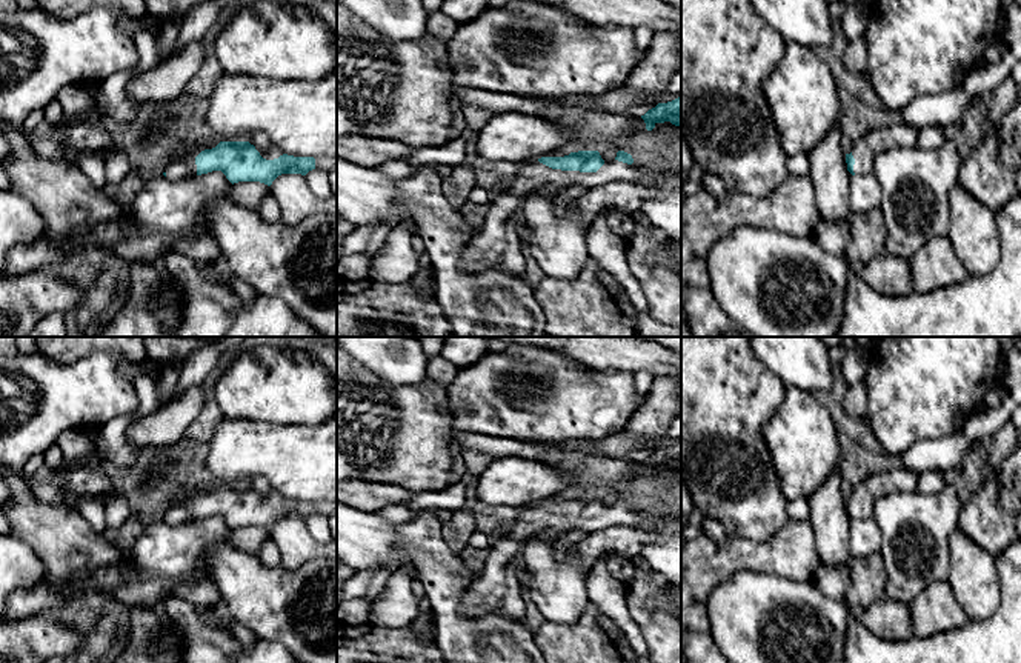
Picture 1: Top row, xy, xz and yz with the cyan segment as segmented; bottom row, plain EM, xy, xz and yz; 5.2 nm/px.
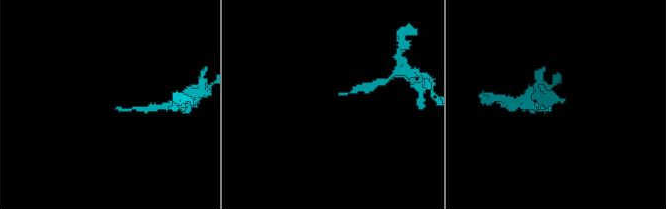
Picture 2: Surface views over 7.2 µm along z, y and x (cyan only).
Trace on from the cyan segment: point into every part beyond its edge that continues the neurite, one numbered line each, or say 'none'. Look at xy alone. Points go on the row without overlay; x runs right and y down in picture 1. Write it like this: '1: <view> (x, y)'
1: xy (182, 511)

